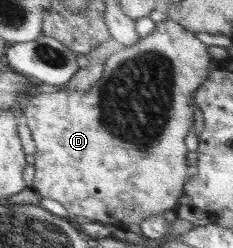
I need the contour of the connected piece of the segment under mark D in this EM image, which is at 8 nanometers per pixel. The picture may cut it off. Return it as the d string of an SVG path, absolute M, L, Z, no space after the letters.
M167 18L158 23L154 31L151 31L145 38L139 39L137 43L126 47L116 47L114 52L103 61L102 77L89 90L33 93L23 104L25 121L32 132L32 139L36 146L35 154L29 158L35 168L35 174L33 182L28 187L37 190L42 197L60 202L69 212L70 217L84 216L90 221L97 221L118 230L130 224L142 223L153 215L162 215L163 212L169 212L169 210L176 211L179 206L178 198L184 195L185 184L191 178L187 172L189 165L185 158L189 150L184 143L185 136L189 134L189 128L194 124L194 111L189 101L193 98L197 87L208 78L210 62L211 57L207 51L207 45L199 41L195 33Z

